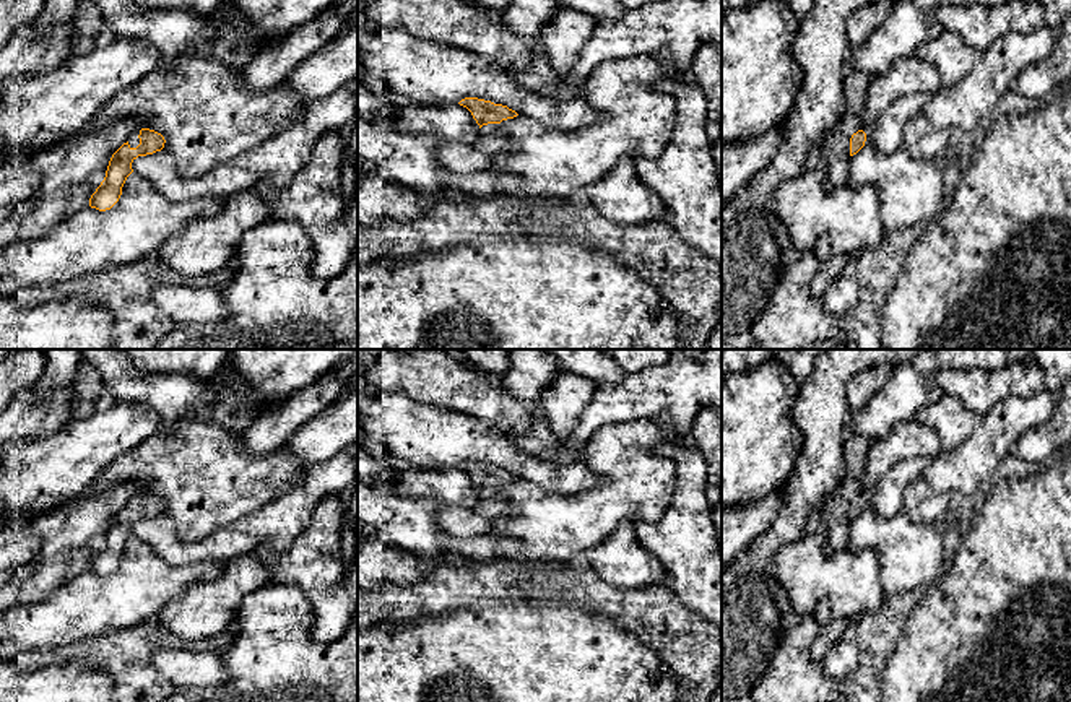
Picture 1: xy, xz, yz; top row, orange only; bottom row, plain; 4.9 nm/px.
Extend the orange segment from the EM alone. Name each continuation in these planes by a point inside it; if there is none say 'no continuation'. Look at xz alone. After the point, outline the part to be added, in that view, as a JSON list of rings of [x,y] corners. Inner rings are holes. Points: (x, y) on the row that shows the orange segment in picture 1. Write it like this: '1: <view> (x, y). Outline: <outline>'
1: xz (491, 140). Outline: [[[497,124],[483,125],[475,146],[491,156],[510,151],[510,141],[502,135]]]

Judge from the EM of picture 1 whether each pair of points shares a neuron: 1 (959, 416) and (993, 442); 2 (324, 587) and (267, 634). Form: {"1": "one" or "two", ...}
{"1": "two", "2": "two"}

